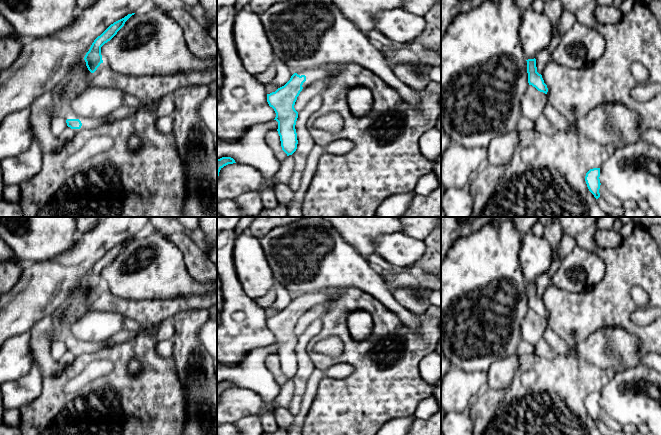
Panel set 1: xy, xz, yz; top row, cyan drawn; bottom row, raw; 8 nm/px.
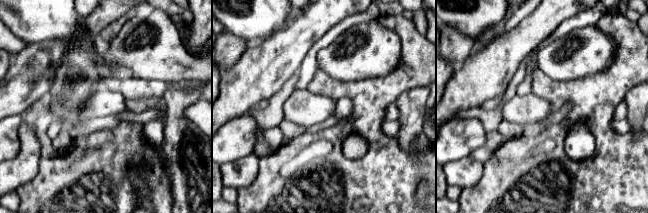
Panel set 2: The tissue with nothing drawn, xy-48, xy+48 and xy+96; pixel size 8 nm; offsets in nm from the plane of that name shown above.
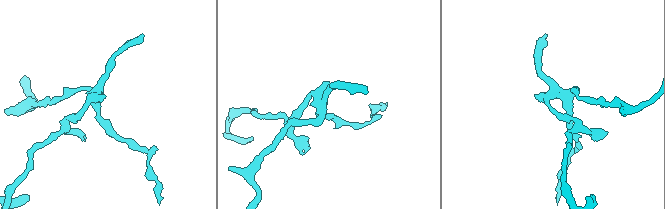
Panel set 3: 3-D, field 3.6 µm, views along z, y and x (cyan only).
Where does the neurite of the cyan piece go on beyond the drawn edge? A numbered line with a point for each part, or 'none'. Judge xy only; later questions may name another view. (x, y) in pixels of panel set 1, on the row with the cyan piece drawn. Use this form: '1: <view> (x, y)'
1: xy (87, 123)

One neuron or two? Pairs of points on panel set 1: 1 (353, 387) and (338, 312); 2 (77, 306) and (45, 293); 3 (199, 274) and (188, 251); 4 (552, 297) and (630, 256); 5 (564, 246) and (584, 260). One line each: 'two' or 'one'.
1: one
2: two
3: one
4: one
5: two

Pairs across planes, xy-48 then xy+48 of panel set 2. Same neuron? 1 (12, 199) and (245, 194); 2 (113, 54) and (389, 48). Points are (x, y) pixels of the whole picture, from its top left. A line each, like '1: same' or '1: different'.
1: different
2: same

